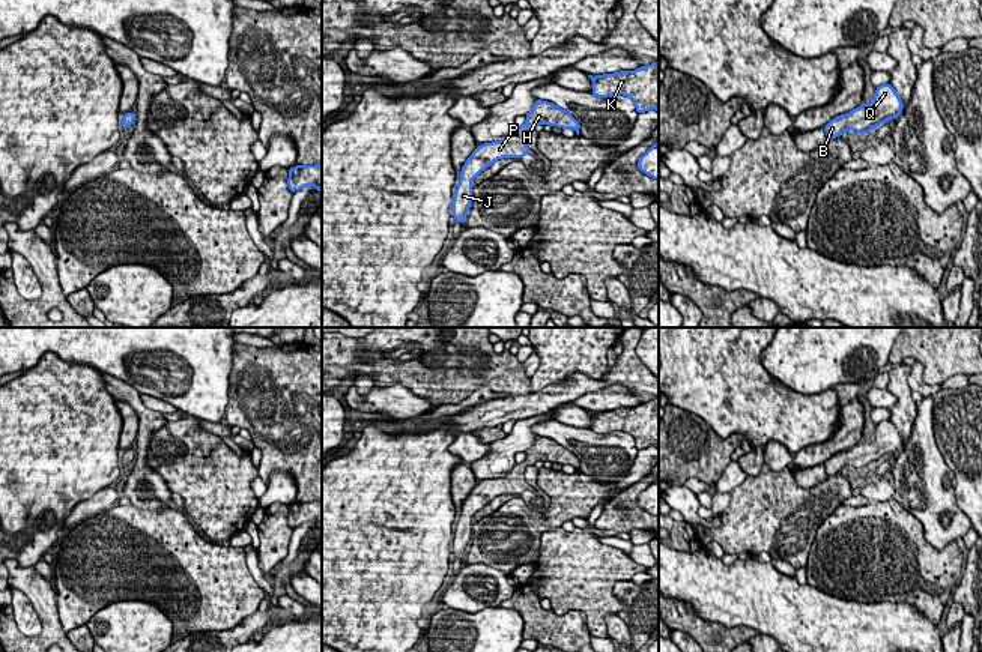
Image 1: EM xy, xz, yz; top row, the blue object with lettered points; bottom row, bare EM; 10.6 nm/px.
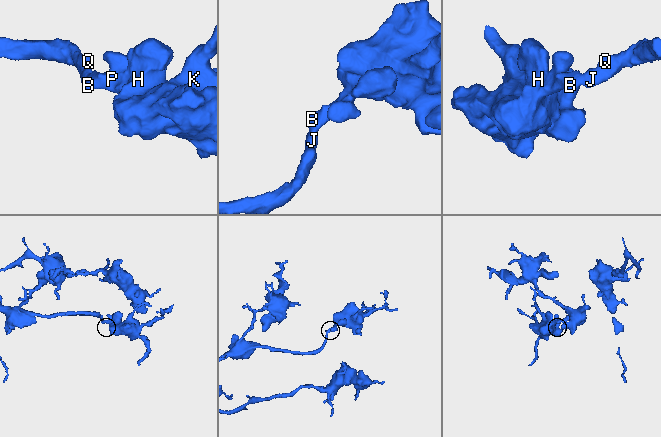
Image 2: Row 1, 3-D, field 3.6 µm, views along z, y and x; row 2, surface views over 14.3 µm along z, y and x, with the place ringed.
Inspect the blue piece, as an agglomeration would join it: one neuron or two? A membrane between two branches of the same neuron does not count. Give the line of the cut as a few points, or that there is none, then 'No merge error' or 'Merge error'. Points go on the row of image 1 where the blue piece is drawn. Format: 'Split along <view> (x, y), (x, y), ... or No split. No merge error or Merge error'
No split. No merge error

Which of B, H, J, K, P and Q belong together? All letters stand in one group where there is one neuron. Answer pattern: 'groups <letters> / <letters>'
groups B H J K P Q

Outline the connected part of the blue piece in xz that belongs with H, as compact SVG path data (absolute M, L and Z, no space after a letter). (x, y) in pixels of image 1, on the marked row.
M535 99L534 108L526 113L526 122L501 141L484 143L478 146L468 158L460 171L460 182L453 195L453 216L456 222L465 224L471 207L472 185L471 182L489 165L501 158L519 158L532 153L525 144L525 134L537 125L550 125L570 128L579 135L579 122L552 102Z

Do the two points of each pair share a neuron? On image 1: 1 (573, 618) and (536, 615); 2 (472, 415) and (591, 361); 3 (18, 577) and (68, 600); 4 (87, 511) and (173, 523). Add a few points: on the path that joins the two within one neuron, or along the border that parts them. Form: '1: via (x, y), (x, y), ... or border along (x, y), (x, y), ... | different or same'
1: via (564, 622), (545, 622) | same
2: border along (566, 377), (533, 392) | different
3: border along (54, 592), (59, 622), (63, 628) | different
4: border along (116, 504), (69, 529) | different

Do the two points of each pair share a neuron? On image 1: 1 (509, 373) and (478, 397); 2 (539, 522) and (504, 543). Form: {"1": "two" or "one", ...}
{"1": "two", "2": "one"}

